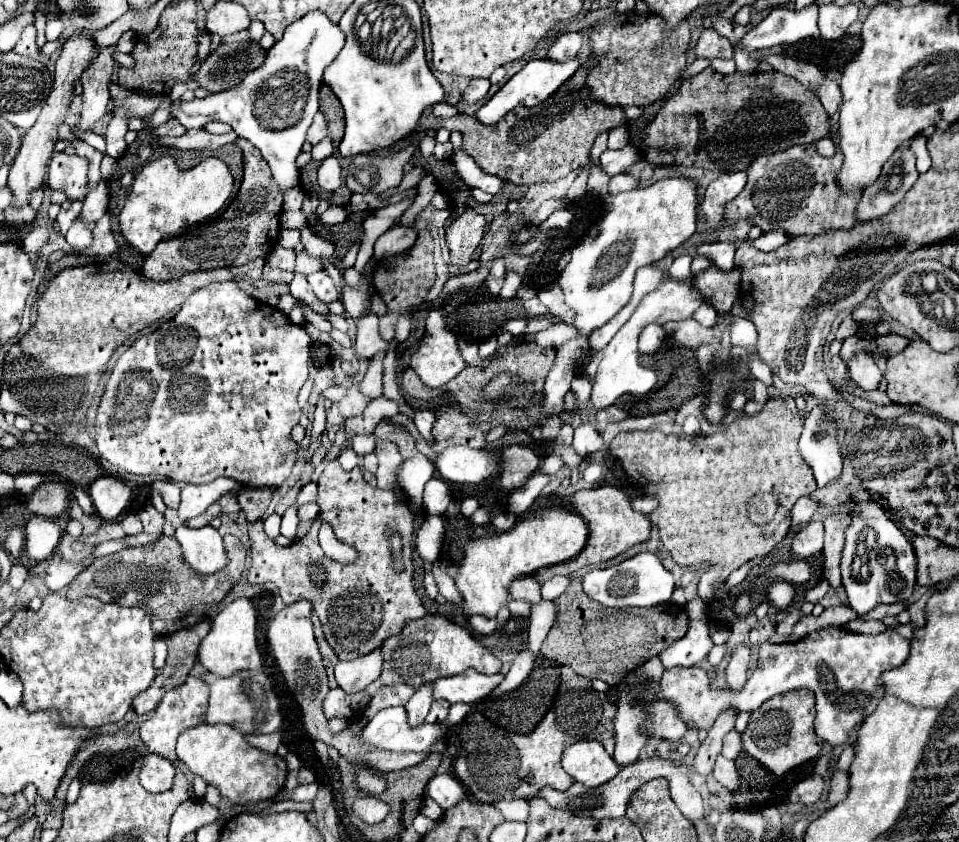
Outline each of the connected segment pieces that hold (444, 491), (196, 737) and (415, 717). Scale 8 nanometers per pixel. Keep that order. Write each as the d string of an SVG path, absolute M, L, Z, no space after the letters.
M432 478L426 482L426 488L424 488L424 510L428 514L444 514L446 512L446 506L450 502L450 492L448 492L448 486L444 480L440 478Z
M202 724L182 732L178 738L176 754L192 774L218 788L220 796L228 798L232 804L250 804L274 798L284 788L288 774L284 758L252 746L238 730L228 724Z
M422 684L414 692L414 696L408 700L408 704L404 706L406 708L406 714L408 714L408 724L410 726L422 724L424 718L428 716L430 704L432 704L432 688L428 684Z

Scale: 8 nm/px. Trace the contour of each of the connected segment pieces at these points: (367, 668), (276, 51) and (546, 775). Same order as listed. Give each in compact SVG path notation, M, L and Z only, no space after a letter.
M374 650L362 658L350 662L338 662L334 666L336 682L344 692L360 692L372 684L382 672L382 654Z
M318 10L308 12L284 30L284 36L266 52L264 64L248 72L236 88L210 94L202 100L174 102L174 118L188 130L204 128L214 120L230 124L240 138L246 138L260 150L280 188L296 188L300 174L294 160L318 112L318 88L324 68L336 58L342 46L344 34L340 26Z
M562 666L560 672L560 688L554 704L530 734L512 734L508 730L500 730L482 718L482 714L476 714L470 718L470 722L462 724L462 742L454 772L478 802L492 804L512 798L530 800L544 786L568 790L574 780L566 776L560 764L560 756L566 746L578 740L598 740L608 754L614 752L616 742L612 732L612 718L616 716L616 704L608 698L608 694L596 692L590 686L590 680L578 676L570 666Z

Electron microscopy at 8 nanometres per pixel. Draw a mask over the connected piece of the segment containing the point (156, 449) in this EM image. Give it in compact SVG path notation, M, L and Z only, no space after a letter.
M212 282L204 286L204 290L196 290L178 310L178 314L164 322L158 330L140 336L116 362L106 390L102 394L98 414L96 414L96 446L110 464L130 472L130 474L144 474L144 476L164 476L172 482L186 482L186 484L206 484L214 482L220 476L234 478L242 486L260 488L260 486L280 486L288 476L298 458L300 446L290 438L290 430L300 420L300 406L296 402L300 388L308 378L308 364L310 364L310 346L312 338L304 330L304 326L292 324L278 308L272 308L264 302L258 302L244 294L236 282Z

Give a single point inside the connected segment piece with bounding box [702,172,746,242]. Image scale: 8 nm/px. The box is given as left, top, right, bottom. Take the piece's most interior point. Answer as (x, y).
(722, 190)

